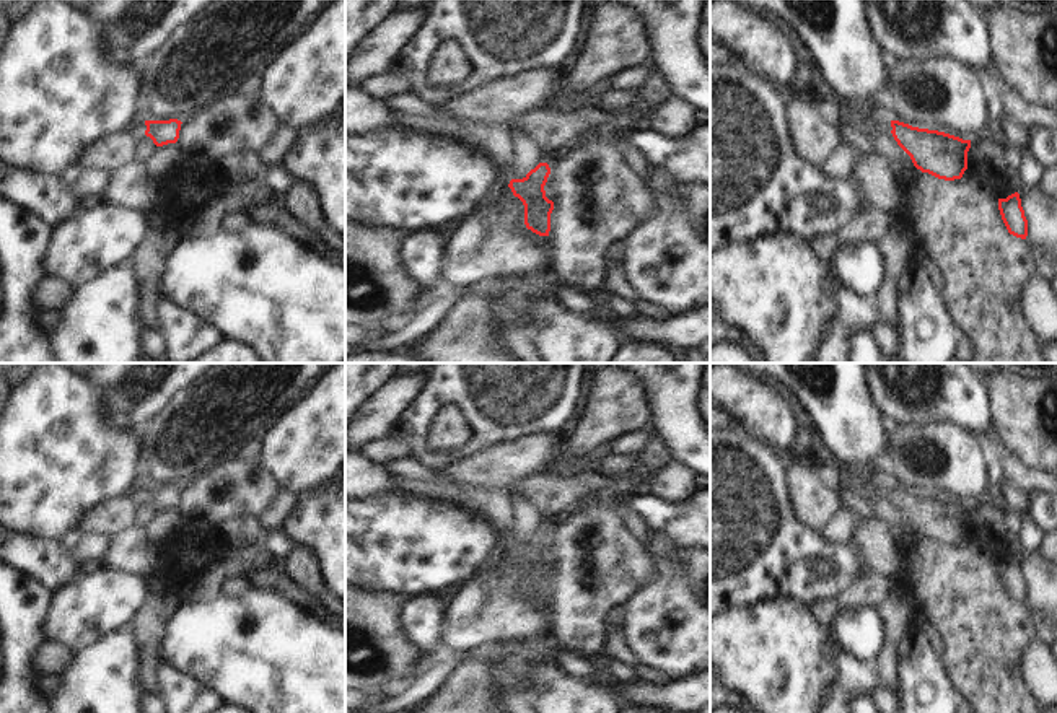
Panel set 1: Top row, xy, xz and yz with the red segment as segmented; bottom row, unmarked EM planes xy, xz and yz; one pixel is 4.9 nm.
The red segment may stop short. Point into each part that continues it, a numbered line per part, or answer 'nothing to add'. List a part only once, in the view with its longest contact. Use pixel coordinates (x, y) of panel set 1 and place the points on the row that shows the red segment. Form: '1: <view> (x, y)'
1: xy (137, 129)

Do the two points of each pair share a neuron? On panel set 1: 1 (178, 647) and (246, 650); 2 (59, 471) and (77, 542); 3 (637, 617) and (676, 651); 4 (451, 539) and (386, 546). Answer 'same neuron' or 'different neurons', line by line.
1: same neuron
2: different neurons
3: same neuron
4: same neuron

